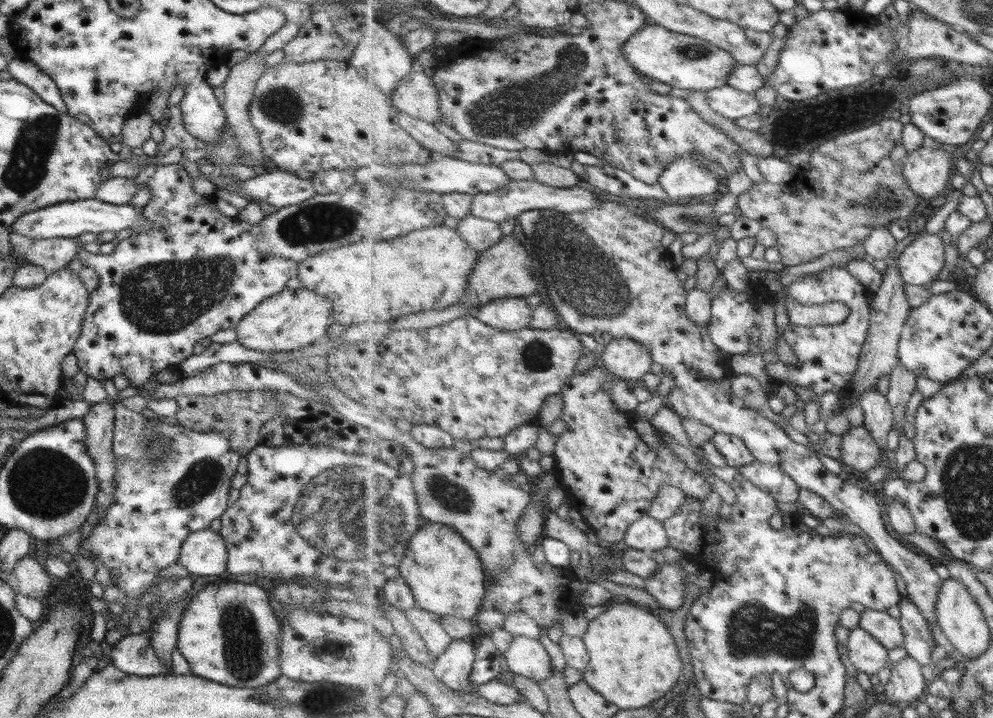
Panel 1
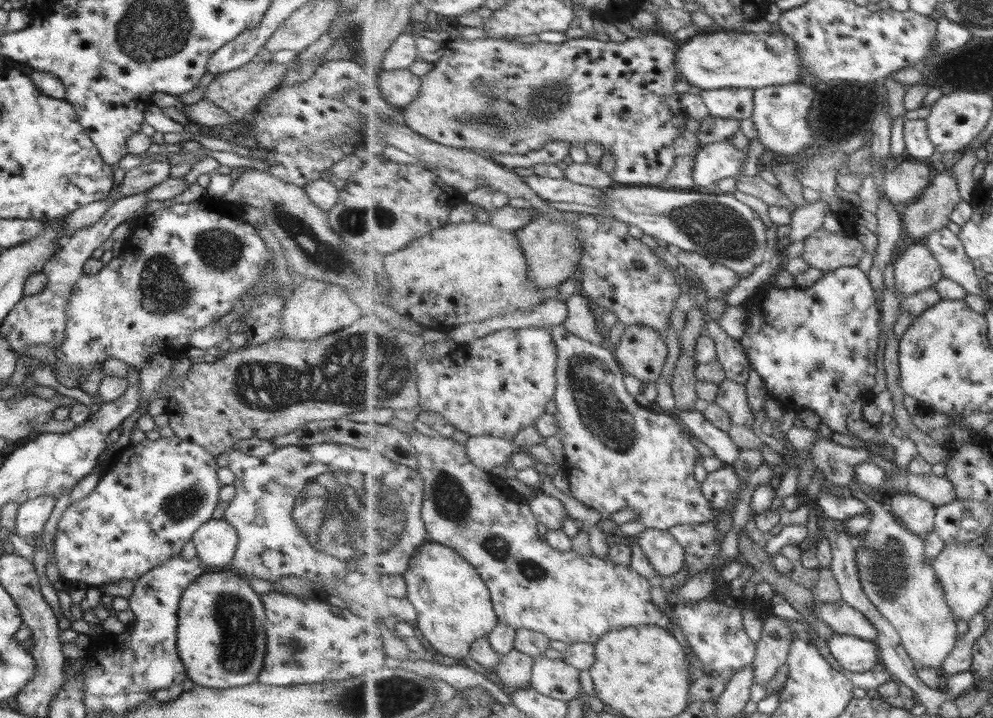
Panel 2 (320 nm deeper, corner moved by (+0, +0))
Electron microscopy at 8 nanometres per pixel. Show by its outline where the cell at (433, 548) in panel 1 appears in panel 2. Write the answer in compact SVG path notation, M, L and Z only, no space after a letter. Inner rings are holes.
M429 541L418 550L404 578L408 584L408 600L419 613L416 626L438 654L458 660L467 658L473 643L478 638L486 638L500 622L489 587L481 579L480 572L457 551L447 546Z

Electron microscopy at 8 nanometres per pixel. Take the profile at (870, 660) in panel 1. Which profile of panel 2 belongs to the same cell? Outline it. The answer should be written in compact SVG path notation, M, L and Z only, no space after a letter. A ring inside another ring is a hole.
M835 633L828 642L832 656L853 673L871 672L877 663L879 649L875 642L851 634Z

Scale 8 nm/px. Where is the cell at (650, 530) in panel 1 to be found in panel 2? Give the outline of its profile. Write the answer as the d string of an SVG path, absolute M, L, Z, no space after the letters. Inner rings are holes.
M648 529L635 541L647 554L647 558L659 575L673 576L686 567L684 547L671 536L671 532Z

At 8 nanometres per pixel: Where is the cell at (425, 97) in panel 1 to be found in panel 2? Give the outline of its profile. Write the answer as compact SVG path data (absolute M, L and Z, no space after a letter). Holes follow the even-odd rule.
M407 69L381 70L380 91L387 103L405 108L421 94L422 78Z

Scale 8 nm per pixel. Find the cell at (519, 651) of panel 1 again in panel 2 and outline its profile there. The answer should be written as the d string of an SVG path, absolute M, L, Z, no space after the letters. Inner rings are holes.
M543 655L535 657L531 687L545 696L562 701L575 700L581 692L581 672L566 664L563 659L546 658Z

